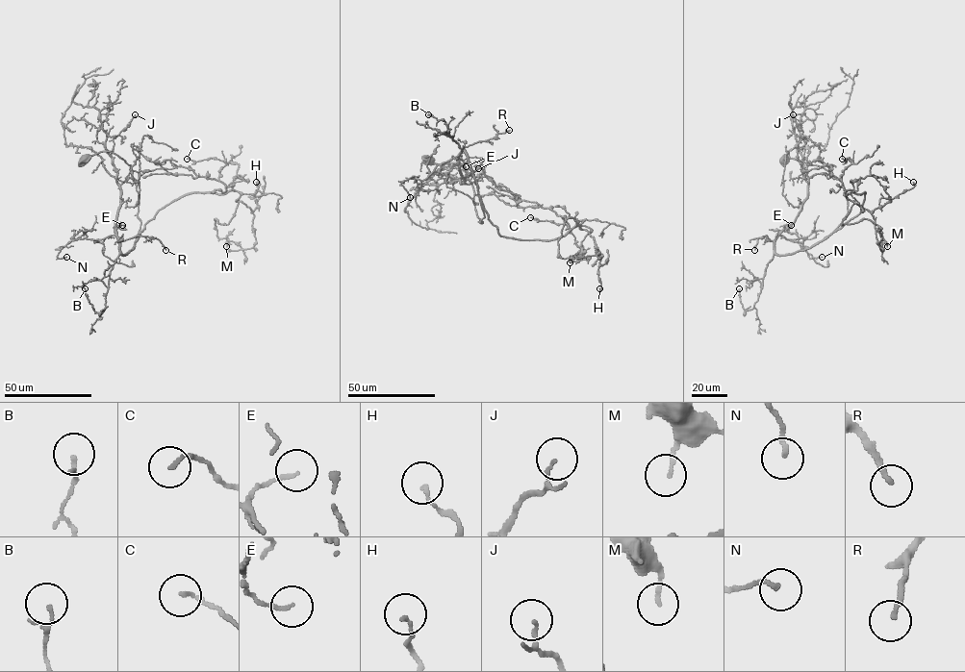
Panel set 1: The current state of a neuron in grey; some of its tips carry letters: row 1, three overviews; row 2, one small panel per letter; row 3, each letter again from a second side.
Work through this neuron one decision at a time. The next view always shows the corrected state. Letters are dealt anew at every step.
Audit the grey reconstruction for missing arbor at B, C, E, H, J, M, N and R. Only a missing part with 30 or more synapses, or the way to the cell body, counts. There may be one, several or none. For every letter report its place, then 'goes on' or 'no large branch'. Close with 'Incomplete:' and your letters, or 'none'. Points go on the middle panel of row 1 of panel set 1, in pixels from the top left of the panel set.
B: (428, 114) | no large branch
C: (530, 217) | no large branch
E: (466, 166) | no large branch
H: (599, 288) | no large branch
J: (478, 168) | no large branch
M: (570, 262) | no large branch
N: (410, 197) | no large branch
R: (509, 130) | goes on
Incomplete: R

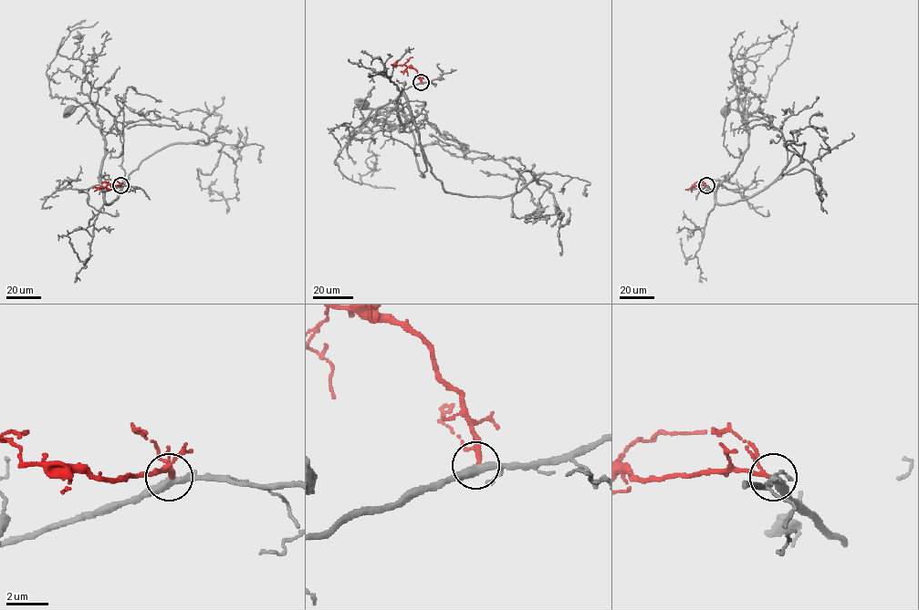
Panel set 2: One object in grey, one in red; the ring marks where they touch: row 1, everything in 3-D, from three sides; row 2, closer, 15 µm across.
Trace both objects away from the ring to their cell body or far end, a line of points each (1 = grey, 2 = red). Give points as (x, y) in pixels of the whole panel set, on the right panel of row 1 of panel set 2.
1: (706, 185), (719, 204), (735, 202), (767, 186), (788, 162), (778, 129), (728, 102), (725, 111)
2: (706, 185), (694, 184), (692, 191)

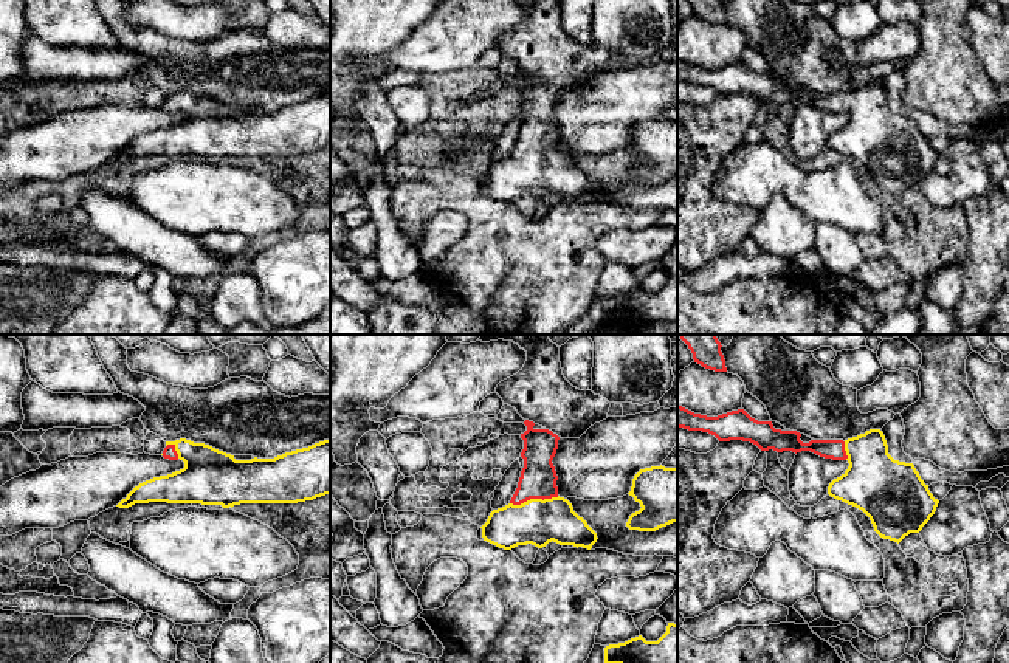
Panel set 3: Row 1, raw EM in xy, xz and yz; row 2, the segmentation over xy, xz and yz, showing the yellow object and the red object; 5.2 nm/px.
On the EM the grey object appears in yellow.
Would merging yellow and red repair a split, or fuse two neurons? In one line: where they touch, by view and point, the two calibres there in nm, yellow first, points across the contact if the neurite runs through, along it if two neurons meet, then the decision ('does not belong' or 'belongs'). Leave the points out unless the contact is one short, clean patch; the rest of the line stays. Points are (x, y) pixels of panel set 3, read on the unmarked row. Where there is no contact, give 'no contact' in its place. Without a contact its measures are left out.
xz (533, 152) | 240/190 nm | across xz (538, 175), (533, 152), (538, 130) | belongs

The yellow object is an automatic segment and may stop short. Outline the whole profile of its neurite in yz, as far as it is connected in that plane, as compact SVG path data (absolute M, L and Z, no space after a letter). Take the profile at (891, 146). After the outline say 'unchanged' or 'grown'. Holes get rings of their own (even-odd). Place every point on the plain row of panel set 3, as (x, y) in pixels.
M677 59L677 81L708 85L719 94L750 94L761 104L811 104L825 112L846 113L848 122L829 136L828 147L862 163L880 191L897 197L910 186L919 186L939 156L913 116L894 113L888 107L880 82L845 94L803 96L800 85L775 82L772 74L758 74L744 62L707 70L682 59Z; grown

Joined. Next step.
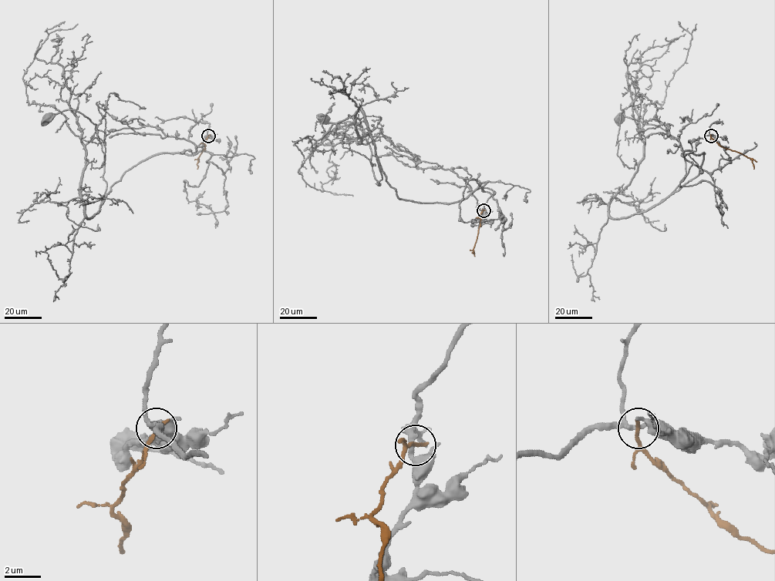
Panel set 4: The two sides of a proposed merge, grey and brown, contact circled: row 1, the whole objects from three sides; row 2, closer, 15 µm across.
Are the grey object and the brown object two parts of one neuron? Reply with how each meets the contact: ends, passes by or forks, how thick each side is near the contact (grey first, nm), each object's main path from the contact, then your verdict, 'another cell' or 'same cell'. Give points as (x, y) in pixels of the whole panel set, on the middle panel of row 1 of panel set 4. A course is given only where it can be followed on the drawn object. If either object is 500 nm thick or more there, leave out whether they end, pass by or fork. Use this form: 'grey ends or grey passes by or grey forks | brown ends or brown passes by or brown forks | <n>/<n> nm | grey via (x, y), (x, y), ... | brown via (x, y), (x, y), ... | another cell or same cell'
grey forks | brown ends | 240/240 nm | grey via (483, 210), (486, 188), (450, 203), (400, 199), (379, 165), (375, 179), (362, 127), (322, 119) | brown via (483, 210), (479, 217), (477, 236), (472, 253) | another cell

